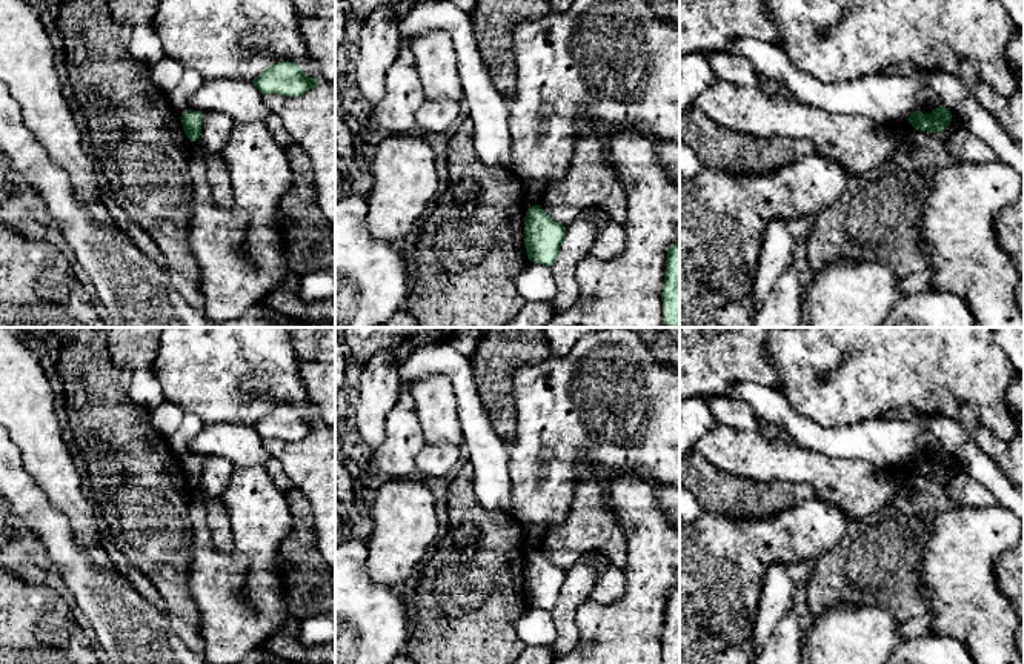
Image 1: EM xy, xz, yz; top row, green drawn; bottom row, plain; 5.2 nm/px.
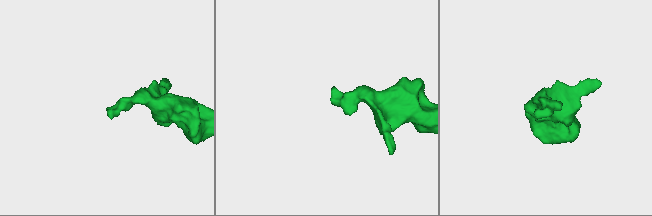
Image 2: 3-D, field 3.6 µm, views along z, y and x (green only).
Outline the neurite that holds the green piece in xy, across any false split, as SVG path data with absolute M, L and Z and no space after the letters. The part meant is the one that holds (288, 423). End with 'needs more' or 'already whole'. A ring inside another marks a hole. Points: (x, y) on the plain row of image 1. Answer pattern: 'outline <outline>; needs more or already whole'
outline M278 406L266 412L252 427L263 440L300 441L315 432L318 423L308 421L295 407Z; already whole

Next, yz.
outline M938 450L930 458L915 455L907 464L916 475L944 476L952 466L952 458L944 450Z; already whole

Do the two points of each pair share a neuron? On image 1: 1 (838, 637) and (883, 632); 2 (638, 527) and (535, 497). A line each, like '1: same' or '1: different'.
1: same
2: different

